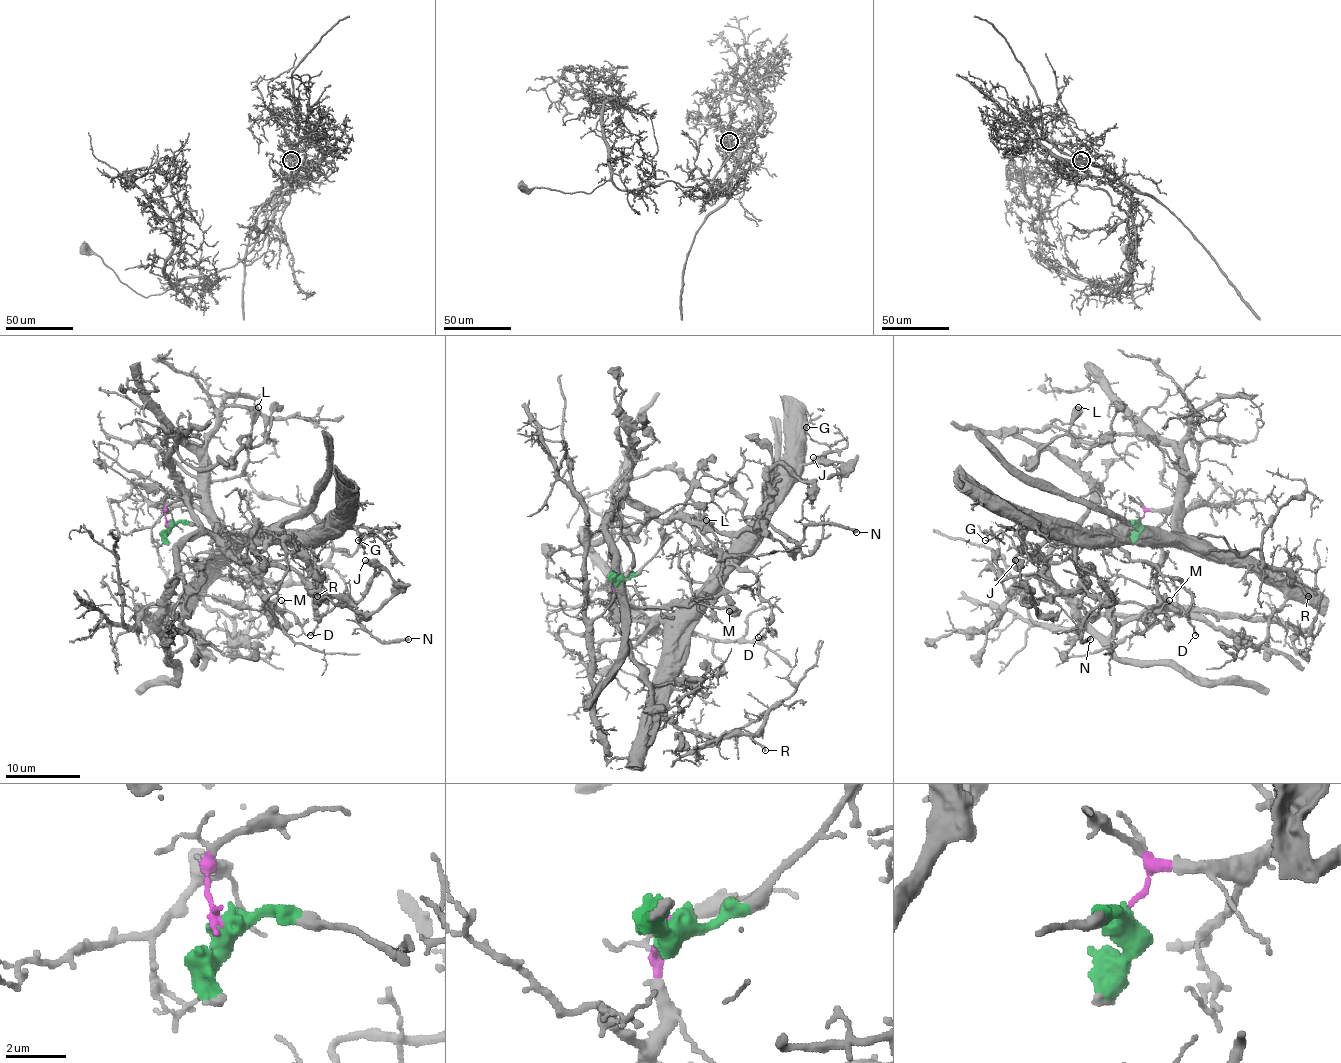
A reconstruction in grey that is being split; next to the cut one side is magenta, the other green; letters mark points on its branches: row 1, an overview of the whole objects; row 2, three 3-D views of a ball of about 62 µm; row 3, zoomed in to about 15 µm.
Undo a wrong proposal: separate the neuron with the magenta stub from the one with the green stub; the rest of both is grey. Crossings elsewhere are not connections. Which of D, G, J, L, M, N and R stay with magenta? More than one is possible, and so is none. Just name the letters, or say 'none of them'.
D, G, N, R

